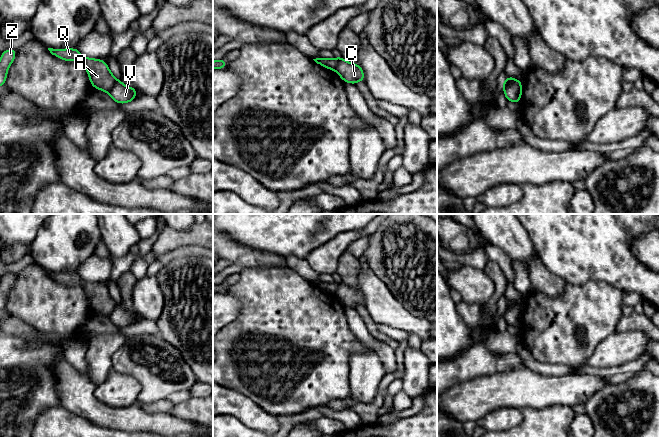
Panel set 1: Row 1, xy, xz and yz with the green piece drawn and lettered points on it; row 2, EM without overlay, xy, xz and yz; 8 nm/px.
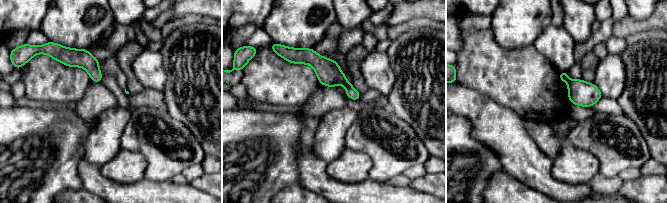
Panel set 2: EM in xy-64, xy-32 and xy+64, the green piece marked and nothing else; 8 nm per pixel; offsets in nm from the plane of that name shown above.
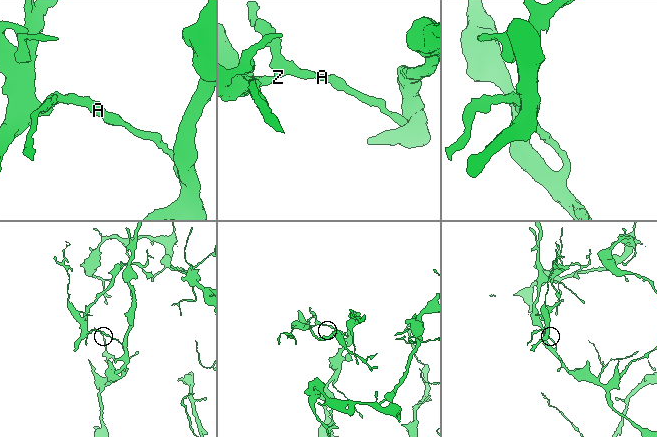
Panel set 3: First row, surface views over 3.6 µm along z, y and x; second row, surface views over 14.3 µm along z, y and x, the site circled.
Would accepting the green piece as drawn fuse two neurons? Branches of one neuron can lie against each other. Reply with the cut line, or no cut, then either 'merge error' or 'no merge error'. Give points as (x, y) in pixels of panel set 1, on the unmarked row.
cut yz (516, 303), (503, 309); merge error

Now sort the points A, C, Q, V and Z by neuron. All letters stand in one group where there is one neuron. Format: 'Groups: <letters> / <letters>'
Groups: A Q Z / C V

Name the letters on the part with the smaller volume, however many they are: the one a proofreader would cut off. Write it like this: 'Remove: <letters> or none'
Remove: A, Q, Z

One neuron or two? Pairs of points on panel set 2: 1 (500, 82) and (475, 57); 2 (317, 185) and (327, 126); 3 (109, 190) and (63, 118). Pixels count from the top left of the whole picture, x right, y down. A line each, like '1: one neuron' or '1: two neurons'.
1: one neuron
2: two neurons
3: two neurons

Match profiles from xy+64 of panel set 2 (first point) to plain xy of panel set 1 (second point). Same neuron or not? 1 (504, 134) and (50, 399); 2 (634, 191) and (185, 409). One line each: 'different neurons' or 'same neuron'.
1: different neurons
2: same neuron

